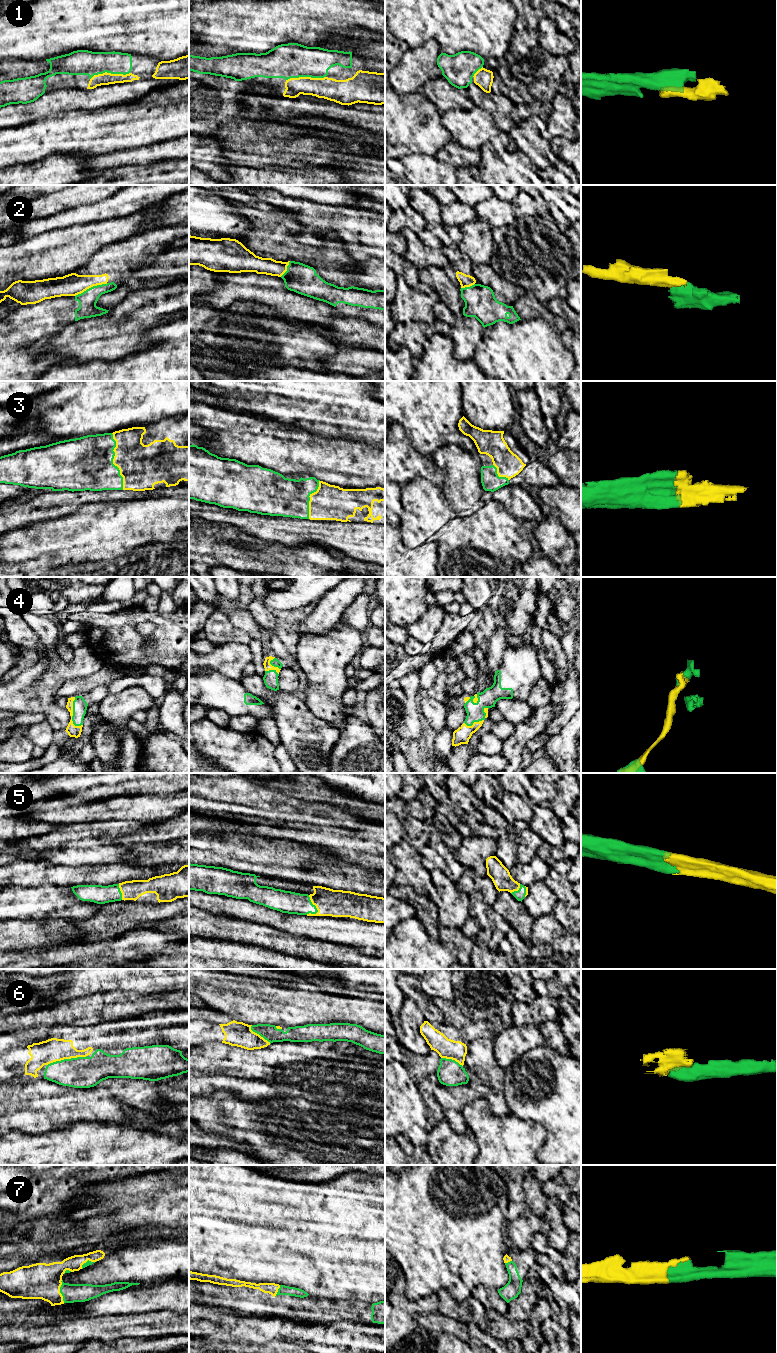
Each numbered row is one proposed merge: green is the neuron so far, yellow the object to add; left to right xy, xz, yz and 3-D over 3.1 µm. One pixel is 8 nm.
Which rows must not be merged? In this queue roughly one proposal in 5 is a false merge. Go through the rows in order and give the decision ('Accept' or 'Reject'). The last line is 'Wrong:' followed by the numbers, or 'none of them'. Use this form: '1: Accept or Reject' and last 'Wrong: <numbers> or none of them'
1: Accept
2: Reject
3: Accept
4: Accept
5: Accept
6: Accept
7: Accept
Wrong: 2

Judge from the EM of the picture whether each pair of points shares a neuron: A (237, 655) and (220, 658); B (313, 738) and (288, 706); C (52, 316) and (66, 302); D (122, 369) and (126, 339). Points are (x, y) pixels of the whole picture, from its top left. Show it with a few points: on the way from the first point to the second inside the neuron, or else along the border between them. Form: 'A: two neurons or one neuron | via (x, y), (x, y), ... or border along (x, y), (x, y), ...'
A: one neuron | via (233, 657), (224, 658)
B: one neuron | via (305, 730), (291, 714)
C: one neuron | via (55, 313), (63, 305)
D: two neurons | border along (146, 348), (140, 351), (131, 351), (123, 356)

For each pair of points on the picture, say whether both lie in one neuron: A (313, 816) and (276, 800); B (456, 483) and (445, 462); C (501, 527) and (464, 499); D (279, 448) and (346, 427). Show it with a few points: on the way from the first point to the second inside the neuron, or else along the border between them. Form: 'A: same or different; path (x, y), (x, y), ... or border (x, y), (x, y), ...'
A: same; path (304, 811), (285, 804)
B: same; path (456, 478), (456, 473), (450, 467)
C: different; border (485, 503), (467, 516), (457, 516)
D: different; border (296, 430), (342, 439)

